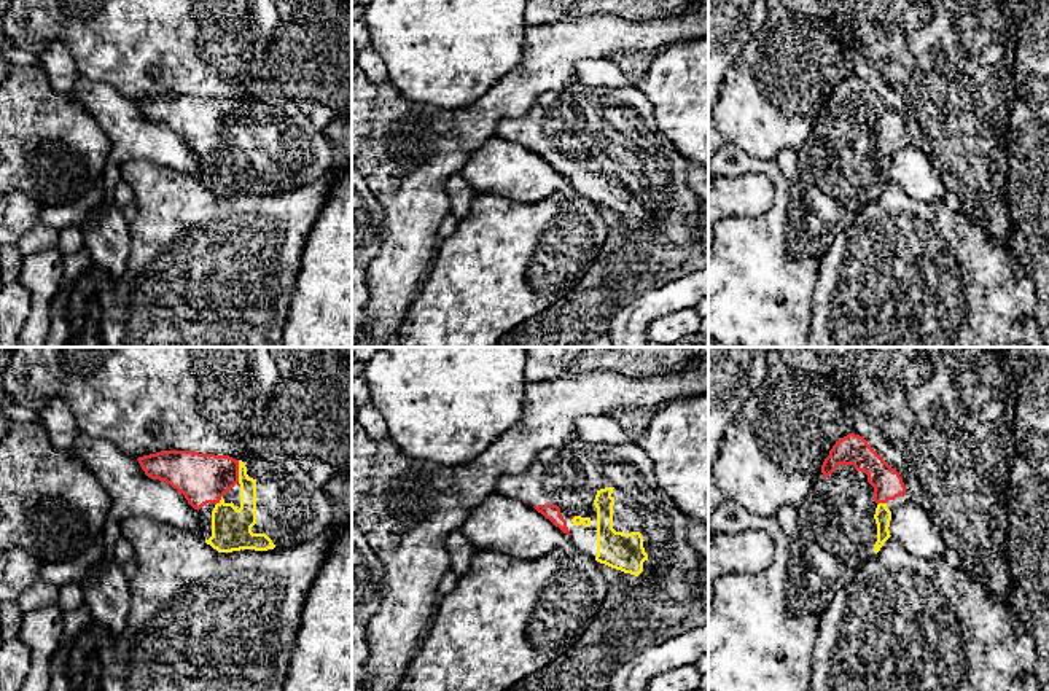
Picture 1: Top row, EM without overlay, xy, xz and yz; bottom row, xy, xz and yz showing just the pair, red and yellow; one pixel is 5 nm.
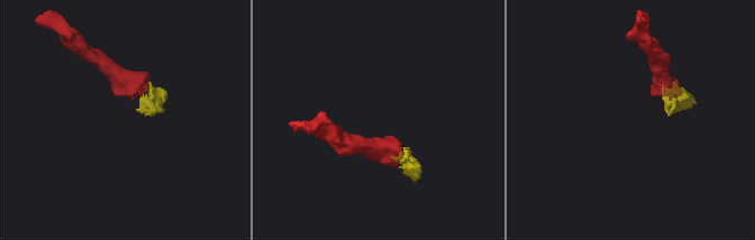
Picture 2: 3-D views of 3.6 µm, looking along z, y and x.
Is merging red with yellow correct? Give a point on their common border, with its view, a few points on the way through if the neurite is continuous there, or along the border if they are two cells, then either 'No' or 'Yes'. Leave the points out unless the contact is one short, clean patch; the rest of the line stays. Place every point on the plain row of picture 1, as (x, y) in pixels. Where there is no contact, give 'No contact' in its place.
Touches red at xy (237, 115). Path across: xy (202, 121), (223, 115), (237, 115), (247, 150), (226, 163). Yes

